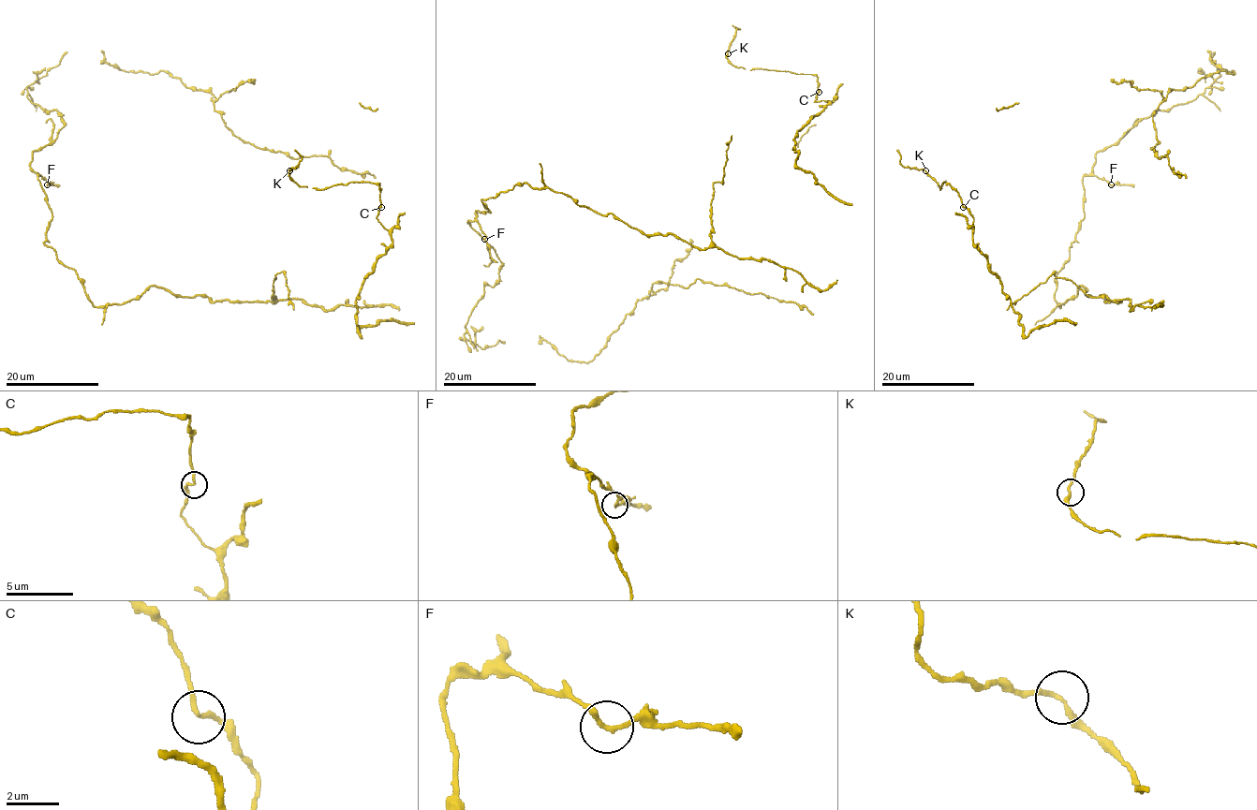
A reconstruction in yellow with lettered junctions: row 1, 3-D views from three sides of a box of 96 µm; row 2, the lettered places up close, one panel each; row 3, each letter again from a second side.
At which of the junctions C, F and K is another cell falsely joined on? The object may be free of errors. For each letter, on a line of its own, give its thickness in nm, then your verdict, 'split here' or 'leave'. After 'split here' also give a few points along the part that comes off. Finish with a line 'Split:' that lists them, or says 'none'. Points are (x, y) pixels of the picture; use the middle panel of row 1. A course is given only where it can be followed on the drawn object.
C: calibre 170 nm; leave
F: calibre 180 nm; leave
K: calibre 180 nm; leave
Split: none

